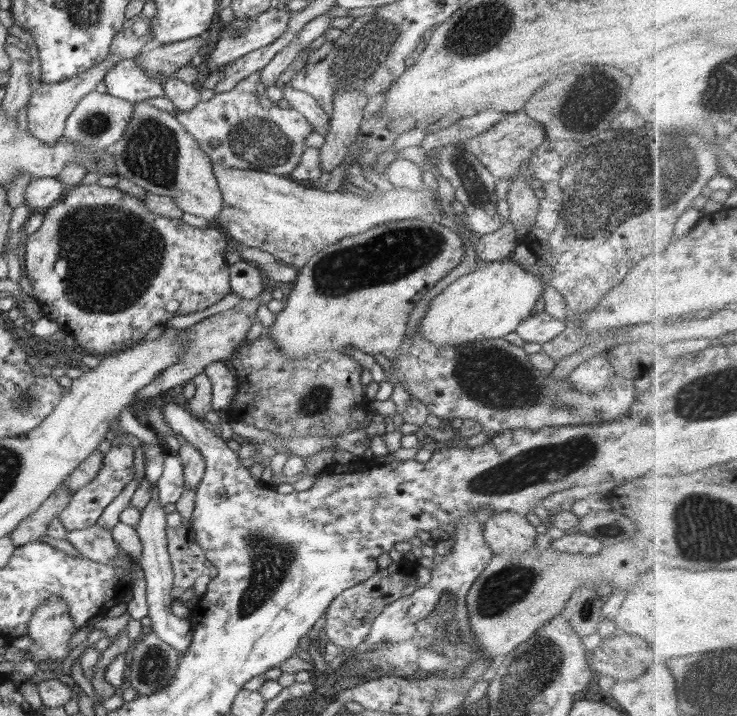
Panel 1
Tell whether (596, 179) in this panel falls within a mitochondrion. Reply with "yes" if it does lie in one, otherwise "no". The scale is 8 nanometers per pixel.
yes

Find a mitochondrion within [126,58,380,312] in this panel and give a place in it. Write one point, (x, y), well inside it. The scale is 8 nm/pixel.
(254, 141)

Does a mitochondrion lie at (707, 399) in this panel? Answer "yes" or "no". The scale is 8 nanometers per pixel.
yes

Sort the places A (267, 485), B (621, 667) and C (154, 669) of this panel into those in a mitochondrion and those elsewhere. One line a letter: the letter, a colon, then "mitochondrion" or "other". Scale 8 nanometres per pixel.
A: other
B: other
C: mitochondrion

